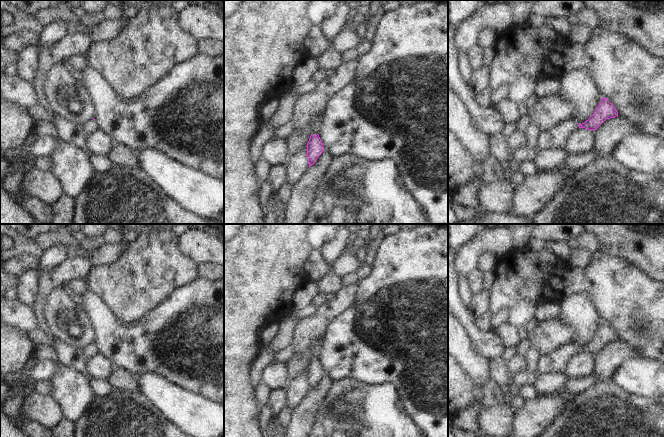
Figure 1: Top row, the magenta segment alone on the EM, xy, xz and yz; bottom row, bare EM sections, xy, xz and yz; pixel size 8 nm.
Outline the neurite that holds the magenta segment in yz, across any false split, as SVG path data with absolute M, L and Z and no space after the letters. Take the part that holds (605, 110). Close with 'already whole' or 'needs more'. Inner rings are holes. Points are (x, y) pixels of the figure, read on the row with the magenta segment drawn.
M602 98L594 114L580 124L571 119L561 122L557 126L542 132L538 139L538 150L557 150L562 148L567 138L579 128L596 130L606 119L618 116L616 108L608 101Z; needs more

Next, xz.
M322 118L314 120L311 124L311 136L307 143L307 158L309 162L309 167L312 166L317 158L325 150L323 143L319 137L318 131L322 122Z; needs more

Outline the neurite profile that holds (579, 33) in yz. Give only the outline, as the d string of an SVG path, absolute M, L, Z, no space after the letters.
M578 23L575 26L571 26L568 37L571 41L577 44L581 44L581 43L585 43L589 39L592 31L593 29Z

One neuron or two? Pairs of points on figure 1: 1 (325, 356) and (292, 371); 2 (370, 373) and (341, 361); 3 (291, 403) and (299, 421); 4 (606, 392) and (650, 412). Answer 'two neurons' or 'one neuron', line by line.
1: two neurons
2: one neuron
3: two neurons
4: one neuron

